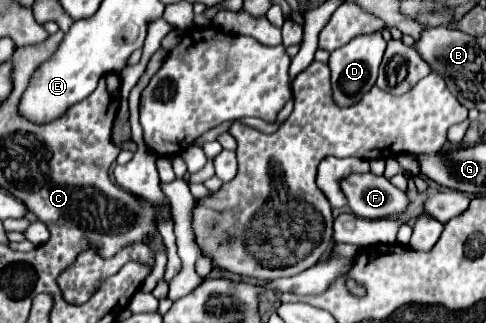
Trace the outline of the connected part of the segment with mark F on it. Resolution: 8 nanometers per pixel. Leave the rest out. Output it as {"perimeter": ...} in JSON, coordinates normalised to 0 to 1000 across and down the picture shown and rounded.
{"perimeter":[[[765,536],[720,542],[704,560],[704,591],[724,659],[749,678],[823,672],[844,635],[827,585],[811,579],[794,548],[774,548]]]}

